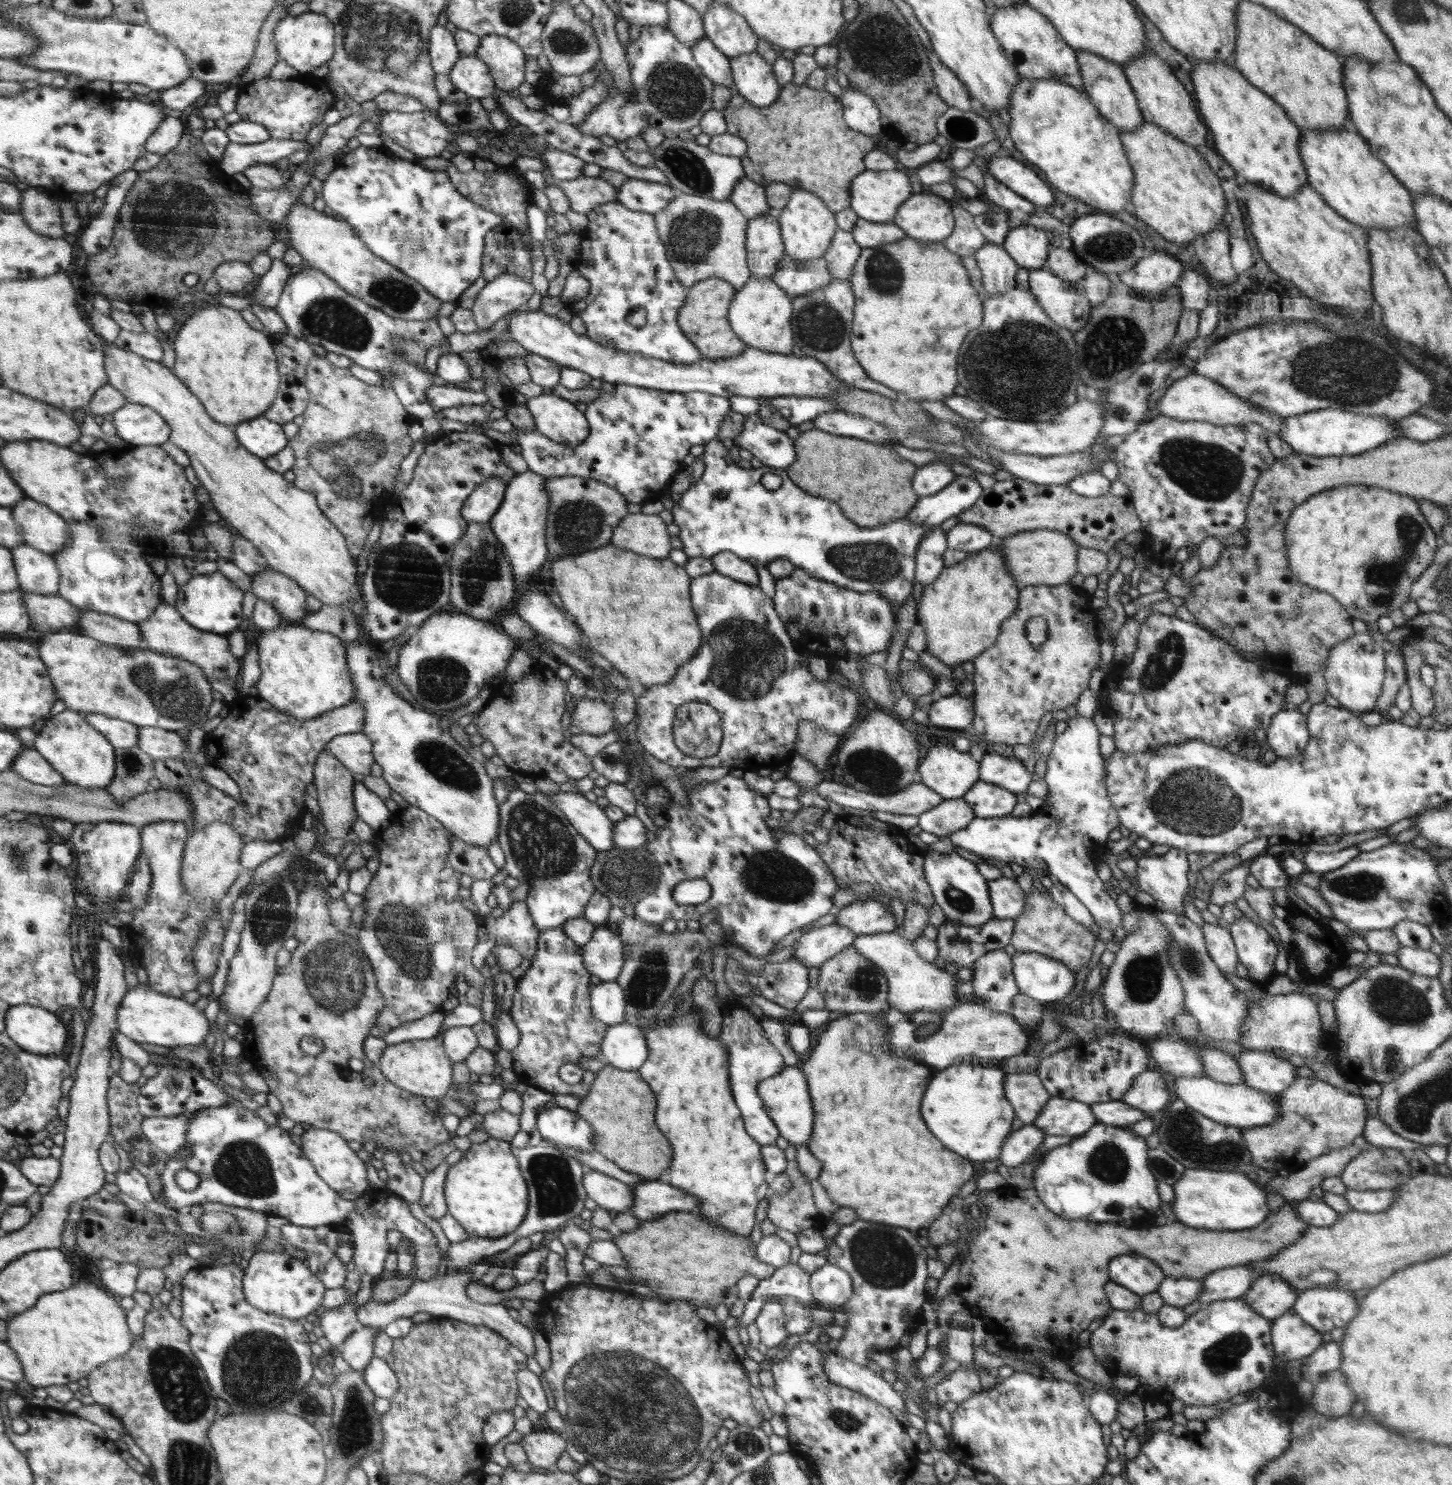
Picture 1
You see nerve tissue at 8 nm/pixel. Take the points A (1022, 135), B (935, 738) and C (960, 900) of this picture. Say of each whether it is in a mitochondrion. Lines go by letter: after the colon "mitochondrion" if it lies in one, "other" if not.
A: other
B: other
C: mitochondrion

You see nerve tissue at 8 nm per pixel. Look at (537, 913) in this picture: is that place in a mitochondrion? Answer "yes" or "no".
no

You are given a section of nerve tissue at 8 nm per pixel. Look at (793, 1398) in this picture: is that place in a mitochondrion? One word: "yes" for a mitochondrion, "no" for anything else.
no

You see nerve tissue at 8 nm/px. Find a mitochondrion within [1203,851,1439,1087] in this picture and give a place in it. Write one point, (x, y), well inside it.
(1394, 1001)

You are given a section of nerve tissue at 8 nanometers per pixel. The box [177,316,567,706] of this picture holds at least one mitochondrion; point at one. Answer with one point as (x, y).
(405, 575)

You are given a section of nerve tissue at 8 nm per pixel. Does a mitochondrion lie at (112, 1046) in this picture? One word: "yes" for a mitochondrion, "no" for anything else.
no

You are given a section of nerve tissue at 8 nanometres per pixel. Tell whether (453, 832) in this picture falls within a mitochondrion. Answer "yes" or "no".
no

